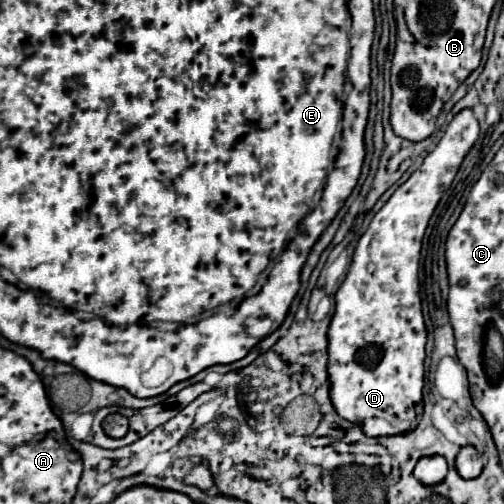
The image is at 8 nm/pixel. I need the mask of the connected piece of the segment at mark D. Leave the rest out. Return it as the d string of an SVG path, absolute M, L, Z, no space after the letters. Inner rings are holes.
M459 111L423 165L371 219L357 243L349 273L335 293L335 313L327 329L329 395L335 411L361 425L367 437L401 435L413 431L421 421L427 341L417 281L421 239L443 191L451 185L477 137L479 123L473 111Z

